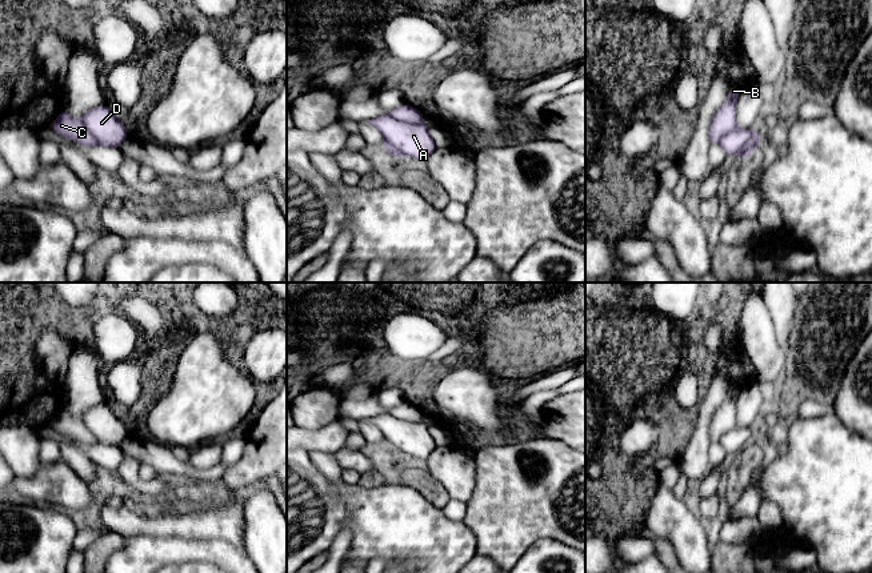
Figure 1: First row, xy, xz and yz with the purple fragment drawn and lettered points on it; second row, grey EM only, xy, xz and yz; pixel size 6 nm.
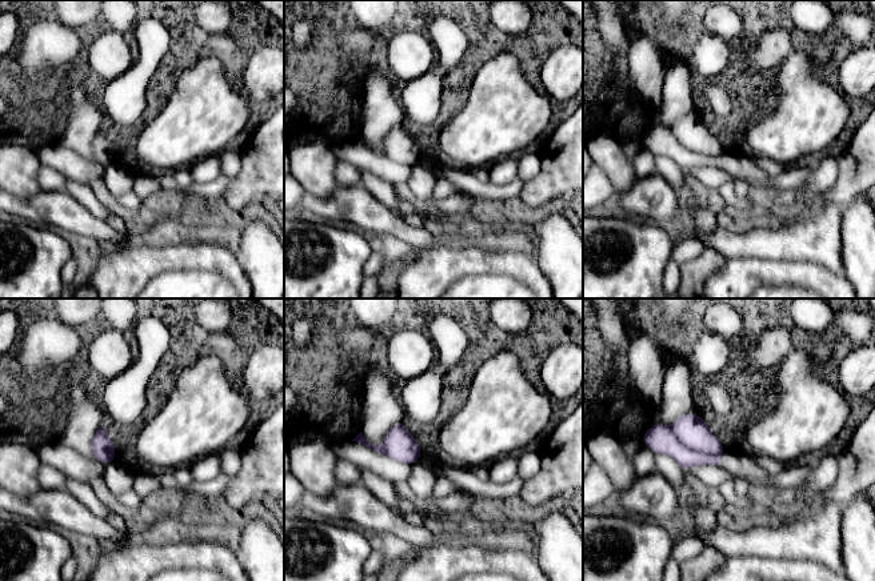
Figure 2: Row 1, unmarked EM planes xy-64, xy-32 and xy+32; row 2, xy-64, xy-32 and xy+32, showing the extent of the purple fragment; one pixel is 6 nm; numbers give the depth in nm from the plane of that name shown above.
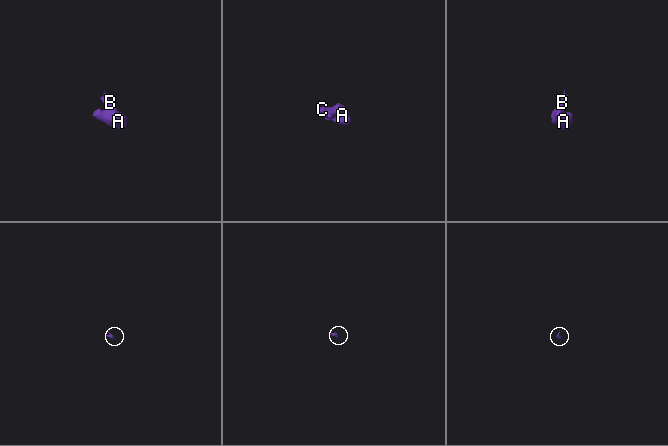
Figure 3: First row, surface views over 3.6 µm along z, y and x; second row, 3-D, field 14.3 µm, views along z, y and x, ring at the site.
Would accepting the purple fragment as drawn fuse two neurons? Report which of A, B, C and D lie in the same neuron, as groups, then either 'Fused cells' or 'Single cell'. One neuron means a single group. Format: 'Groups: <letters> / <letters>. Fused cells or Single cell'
Groups: A C / B D. Fused cells

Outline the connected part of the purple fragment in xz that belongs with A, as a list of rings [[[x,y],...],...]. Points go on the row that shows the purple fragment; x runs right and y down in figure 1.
[[[389,115],[367,121],[381,132],[384,148],[396,160],[411,156],[427,161],[436,151],[431,129],[425,124],[405,124]]]

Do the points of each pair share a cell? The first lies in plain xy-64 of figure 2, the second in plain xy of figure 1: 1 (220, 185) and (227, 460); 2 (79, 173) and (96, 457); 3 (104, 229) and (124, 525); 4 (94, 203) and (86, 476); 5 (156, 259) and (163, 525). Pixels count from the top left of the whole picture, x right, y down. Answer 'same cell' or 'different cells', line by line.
1: different cells
2: same cell
3: same cell
4: same cell
5: different cells

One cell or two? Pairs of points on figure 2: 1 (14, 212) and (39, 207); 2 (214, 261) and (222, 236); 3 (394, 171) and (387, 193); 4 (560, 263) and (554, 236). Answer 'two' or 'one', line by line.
1: one
2: two
3: two
4: one

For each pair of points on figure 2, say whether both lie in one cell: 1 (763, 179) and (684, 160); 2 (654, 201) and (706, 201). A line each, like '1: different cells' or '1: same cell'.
1: same cell
2: different cells

